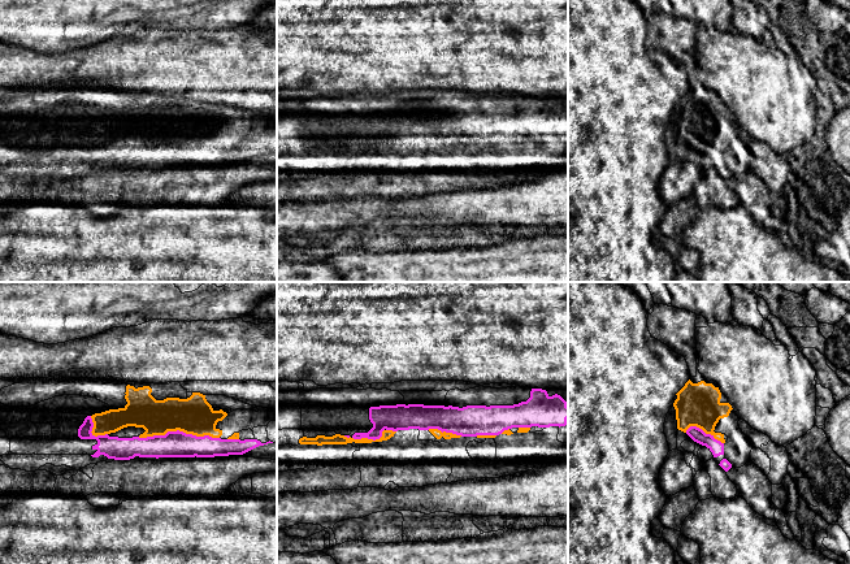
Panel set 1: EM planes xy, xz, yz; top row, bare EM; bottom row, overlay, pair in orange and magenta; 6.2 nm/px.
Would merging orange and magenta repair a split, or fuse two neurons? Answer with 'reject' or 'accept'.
accept

